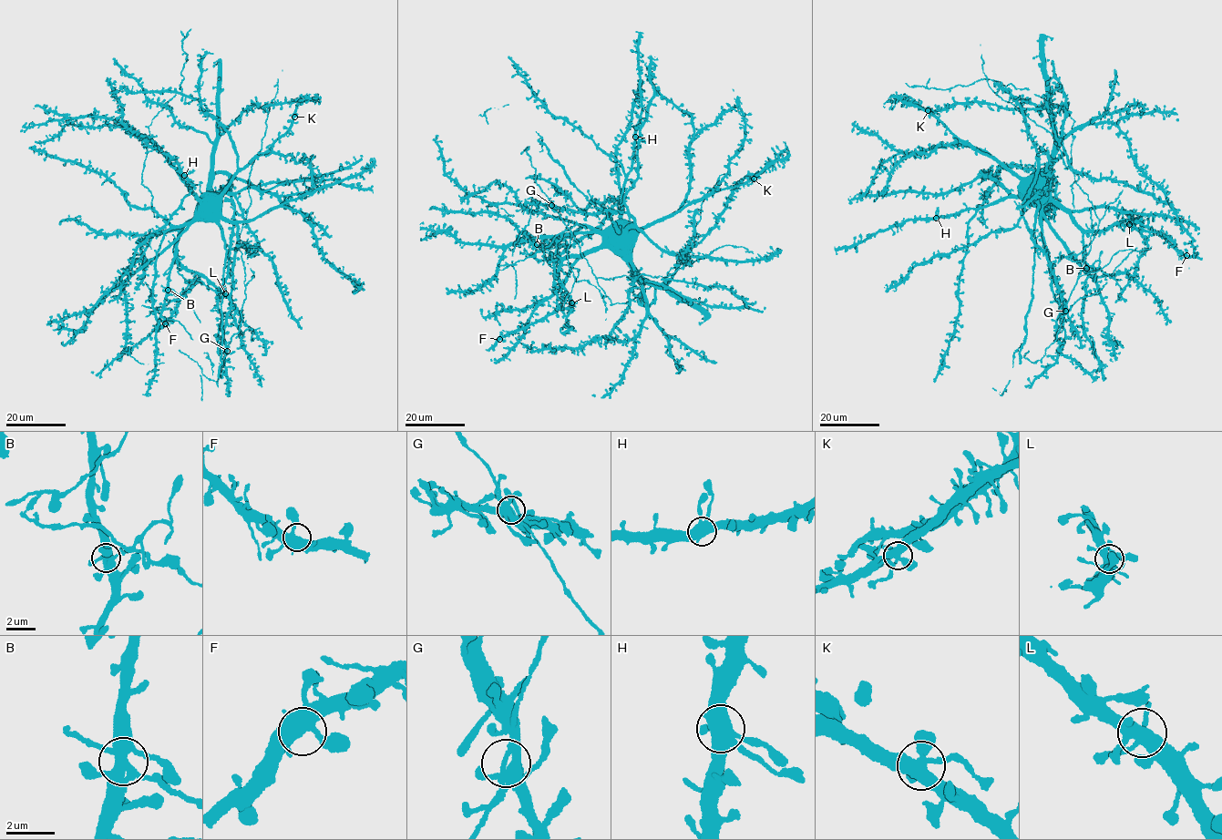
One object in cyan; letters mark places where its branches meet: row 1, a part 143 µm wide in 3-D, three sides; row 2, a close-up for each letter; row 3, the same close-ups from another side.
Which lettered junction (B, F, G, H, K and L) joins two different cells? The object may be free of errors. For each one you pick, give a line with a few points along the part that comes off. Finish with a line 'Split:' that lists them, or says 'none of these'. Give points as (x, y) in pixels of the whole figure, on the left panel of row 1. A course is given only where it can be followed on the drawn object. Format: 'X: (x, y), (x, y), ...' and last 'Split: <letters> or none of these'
B: (168, 289), (179, 295), (191, 282), (178, 272), (172, 234)
Split: B

